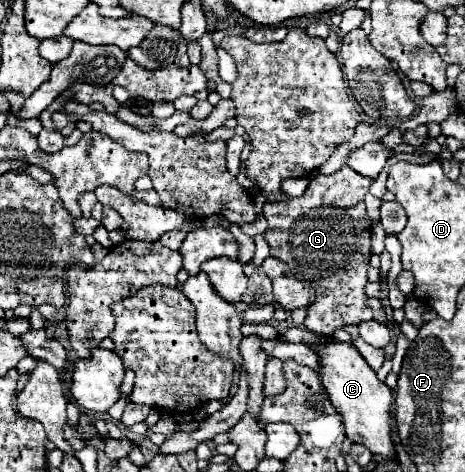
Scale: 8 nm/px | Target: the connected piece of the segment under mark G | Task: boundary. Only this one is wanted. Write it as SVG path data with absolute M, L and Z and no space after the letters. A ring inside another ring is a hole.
M343 165L333 175L317 175L311 179L301 197L289 201L265 203L263 213L269 221L265 239L269 241L271 255L281 259L291 273L315 291L315 303L307 307L303 327L319 333L333 335L335 329L347 323L361 323L373 319L367 305L365 283L371 259L371 219L367 215L363 197L369 191L371 179L351 171Z

